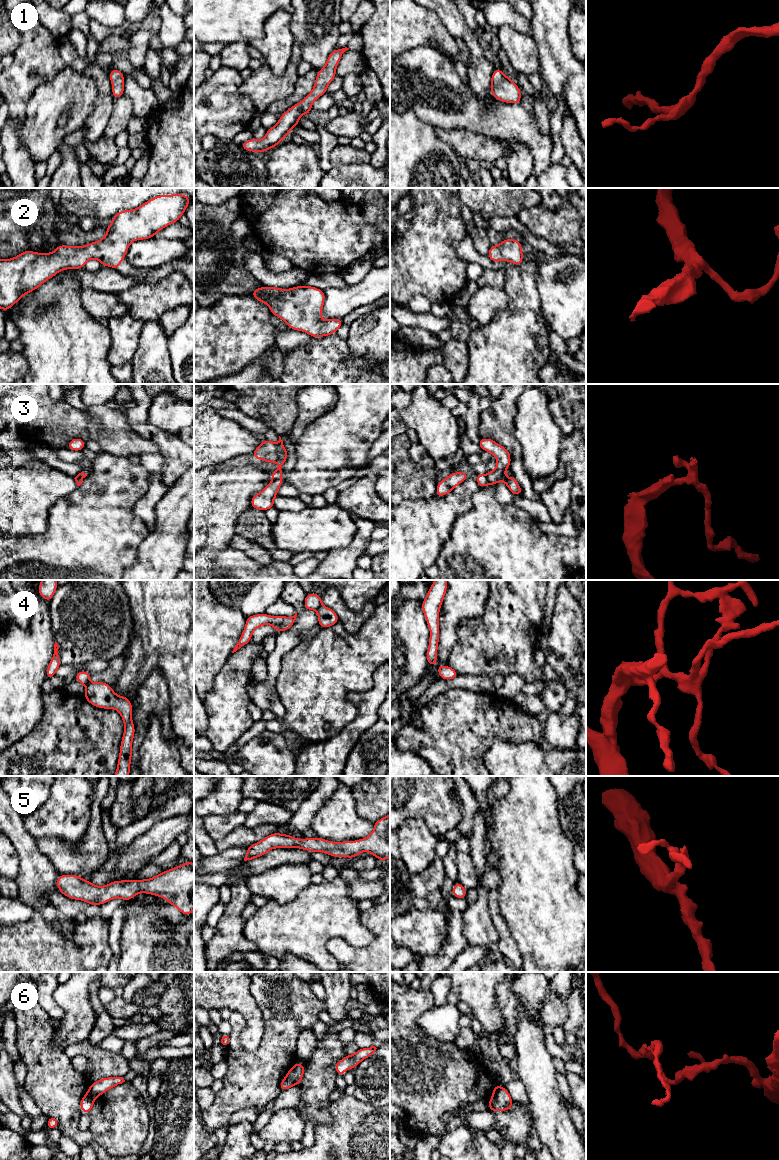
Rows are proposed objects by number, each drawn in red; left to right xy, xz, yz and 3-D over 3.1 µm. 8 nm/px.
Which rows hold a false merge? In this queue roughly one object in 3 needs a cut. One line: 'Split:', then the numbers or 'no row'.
Split: 3, 6

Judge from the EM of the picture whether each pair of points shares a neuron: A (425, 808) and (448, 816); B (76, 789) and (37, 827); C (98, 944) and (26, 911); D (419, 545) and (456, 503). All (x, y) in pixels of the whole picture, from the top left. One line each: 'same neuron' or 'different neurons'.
A: same neuron
B: same neuron
C: different neurons
D: same neuron

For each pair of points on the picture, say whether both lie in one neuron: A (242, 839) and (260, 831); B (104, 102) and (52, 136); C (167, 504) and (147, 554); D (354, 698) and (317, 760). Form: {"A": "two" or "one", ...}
{"A": "one", "B": "two", "C": "one", "D": "one"}

